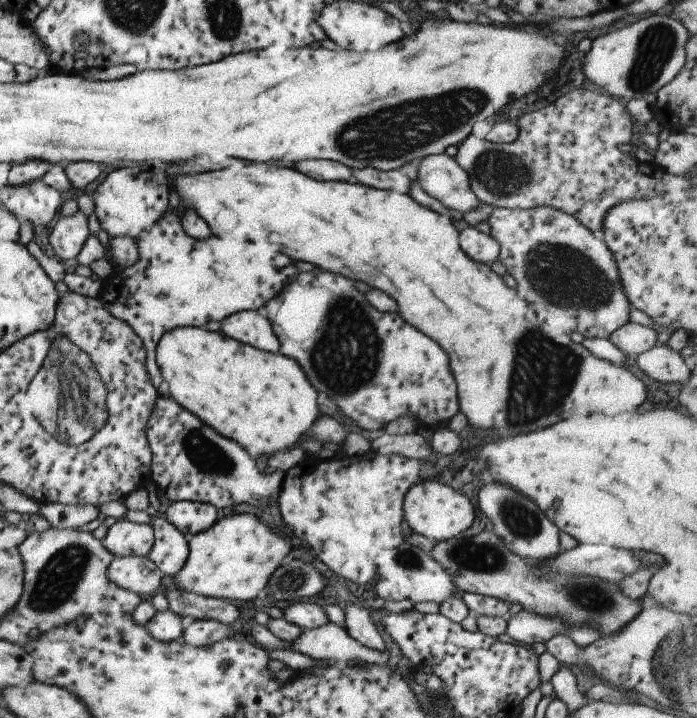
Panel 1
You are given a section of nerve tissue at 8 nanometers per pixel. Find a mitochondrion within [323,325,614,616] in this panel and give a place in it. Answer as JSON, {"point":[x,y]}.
{"point":[484,558]}

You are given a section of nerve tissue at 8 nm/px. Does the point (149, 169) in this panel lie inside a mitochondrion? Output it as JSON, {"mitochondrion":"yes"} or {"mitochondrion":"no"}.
{"mitochondrion":"no"}

